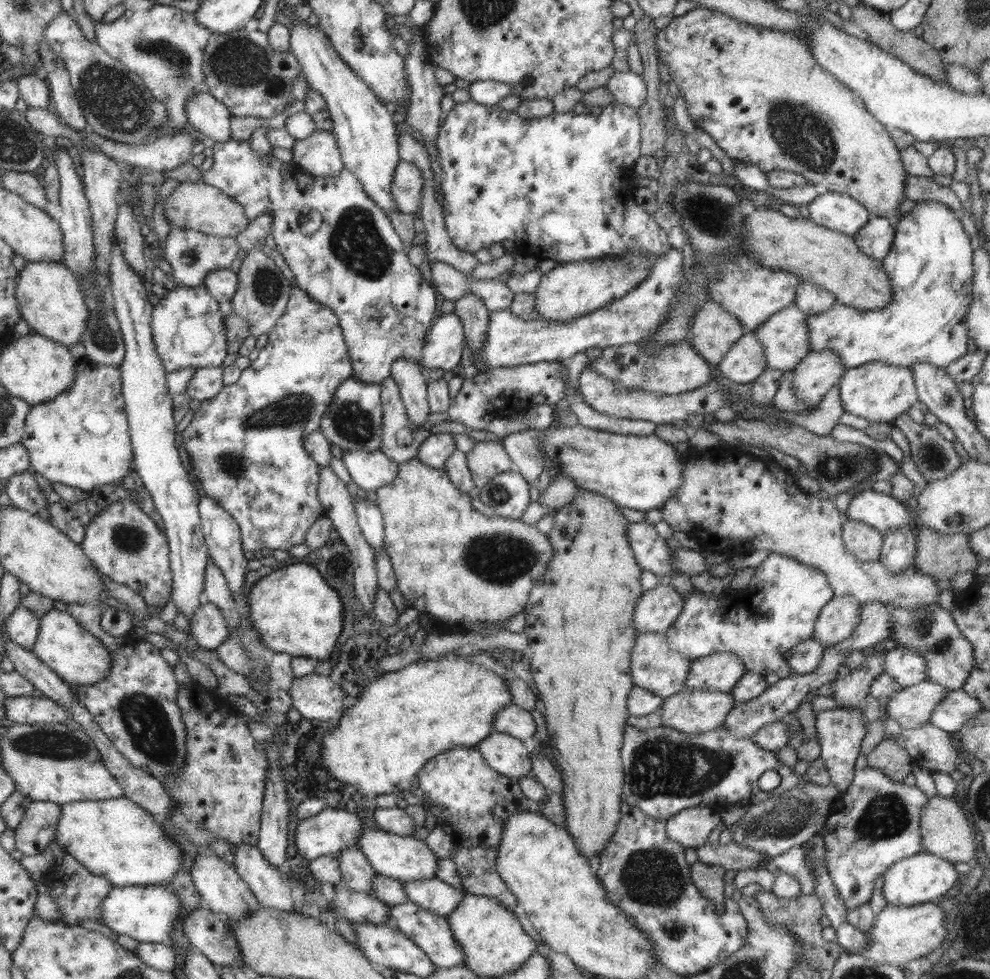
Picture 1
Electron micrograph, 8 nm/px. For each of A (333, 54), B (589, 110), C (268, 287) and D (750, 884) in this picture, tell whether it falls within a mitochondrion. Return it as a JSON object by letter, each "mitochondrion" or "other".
{"A":"other","B":"other","C":"mitochondrion","D":"other"}

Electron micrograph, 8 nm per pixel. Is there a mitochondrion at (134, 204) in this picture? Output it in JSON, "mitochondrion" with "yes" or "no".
{"mitochondrion":"no"}

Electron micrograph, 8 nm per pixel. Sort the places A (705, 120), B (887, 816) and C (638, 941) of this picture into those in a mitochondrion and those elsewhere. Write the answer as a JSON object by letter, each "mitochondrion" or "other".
{"A":"other","B":"mitochondrion","C":"other"}

